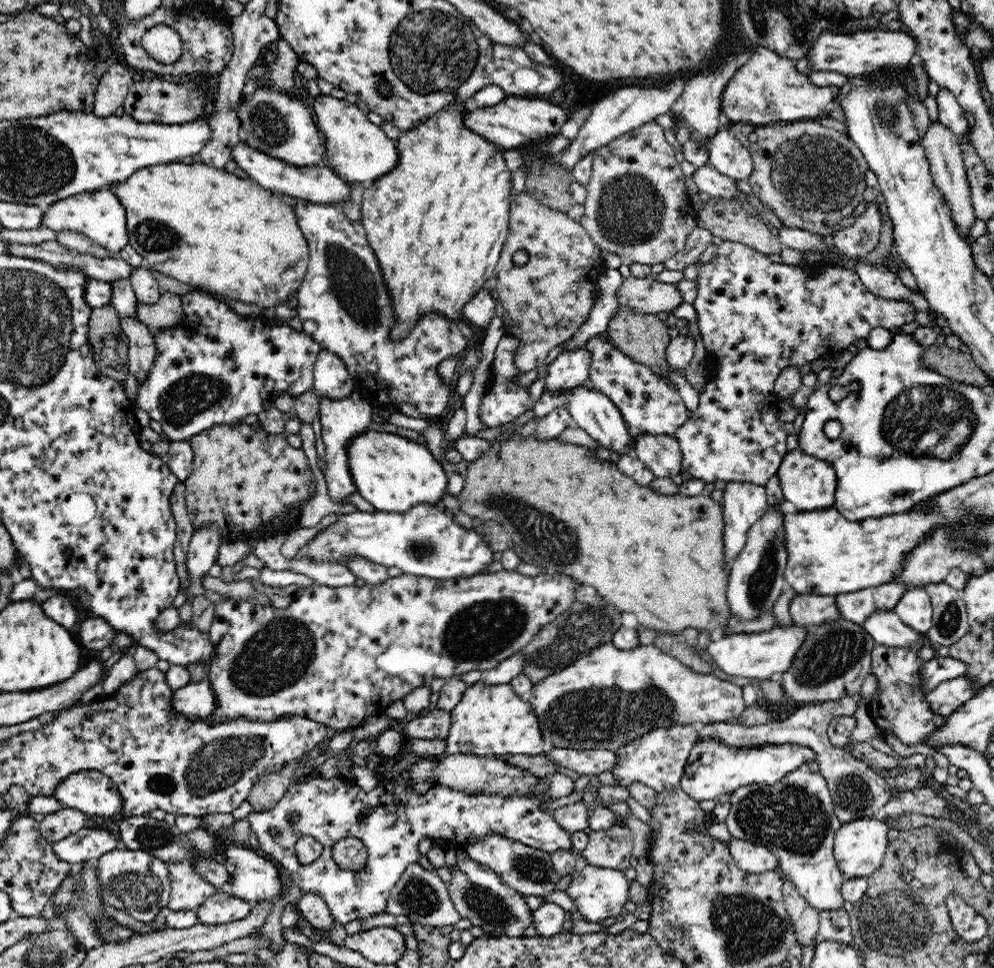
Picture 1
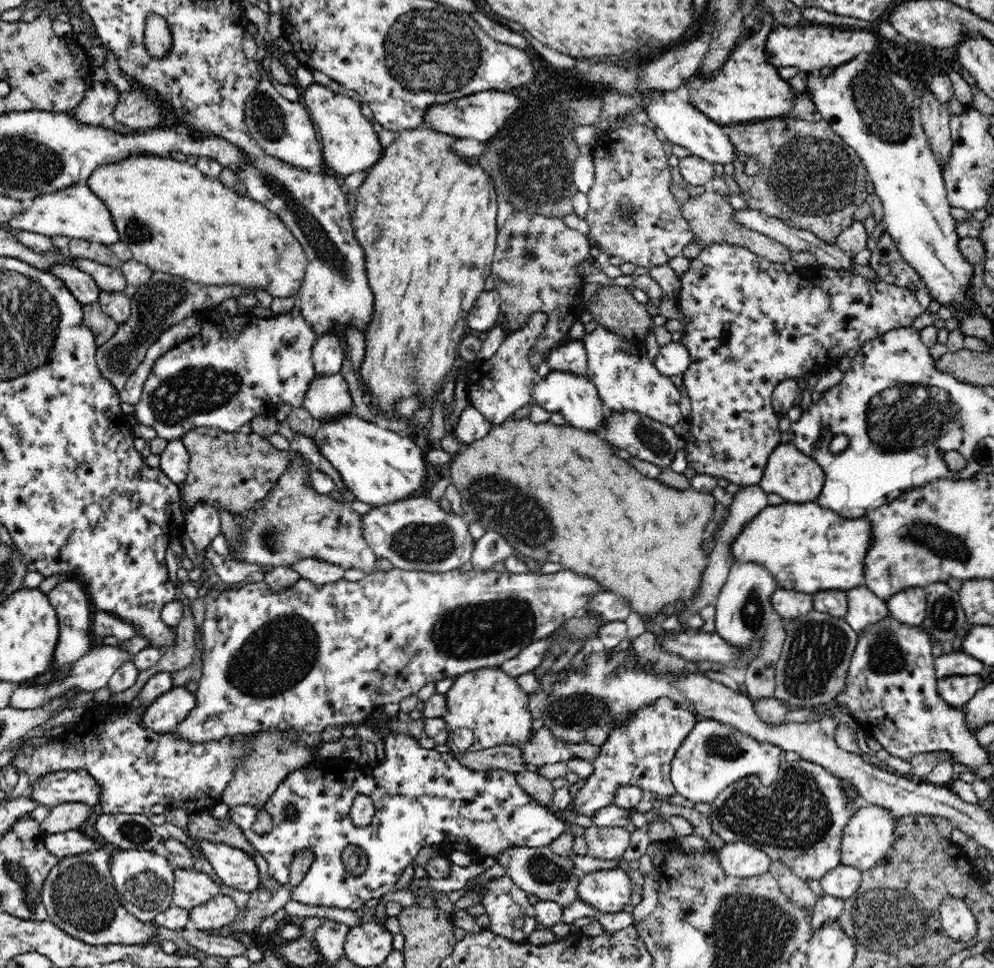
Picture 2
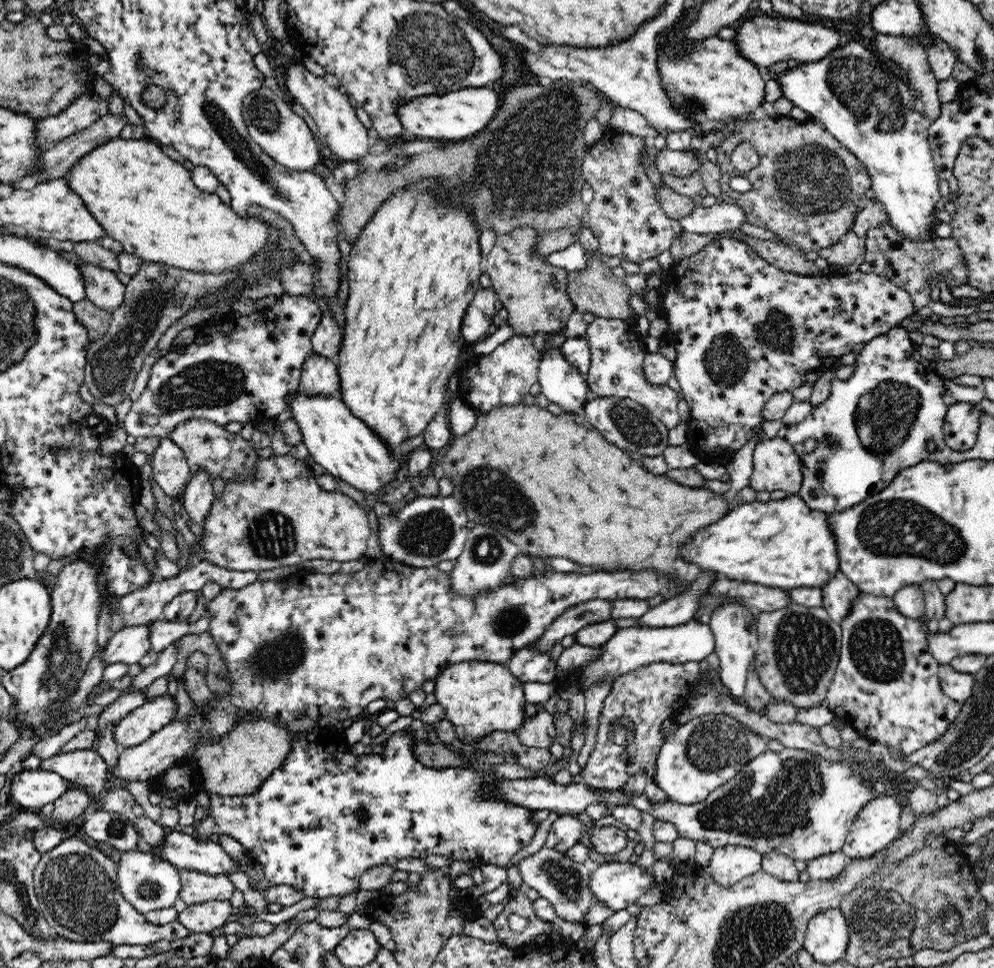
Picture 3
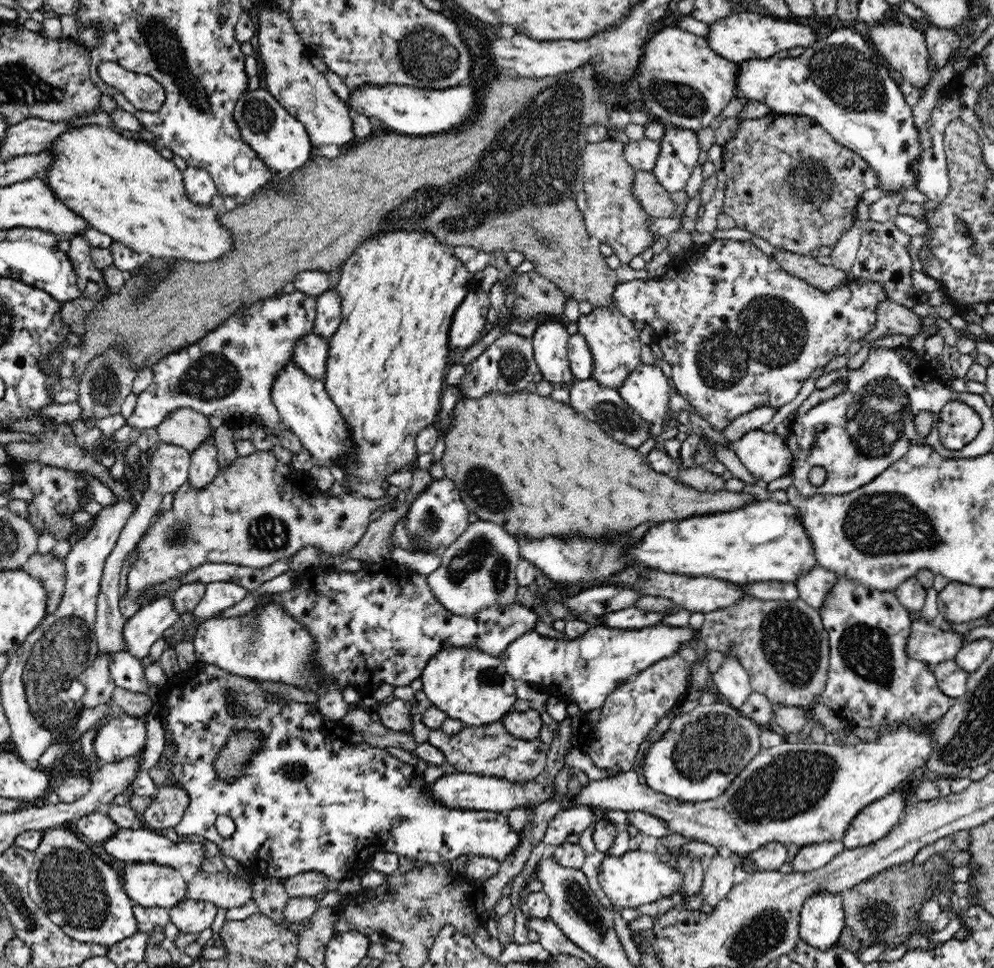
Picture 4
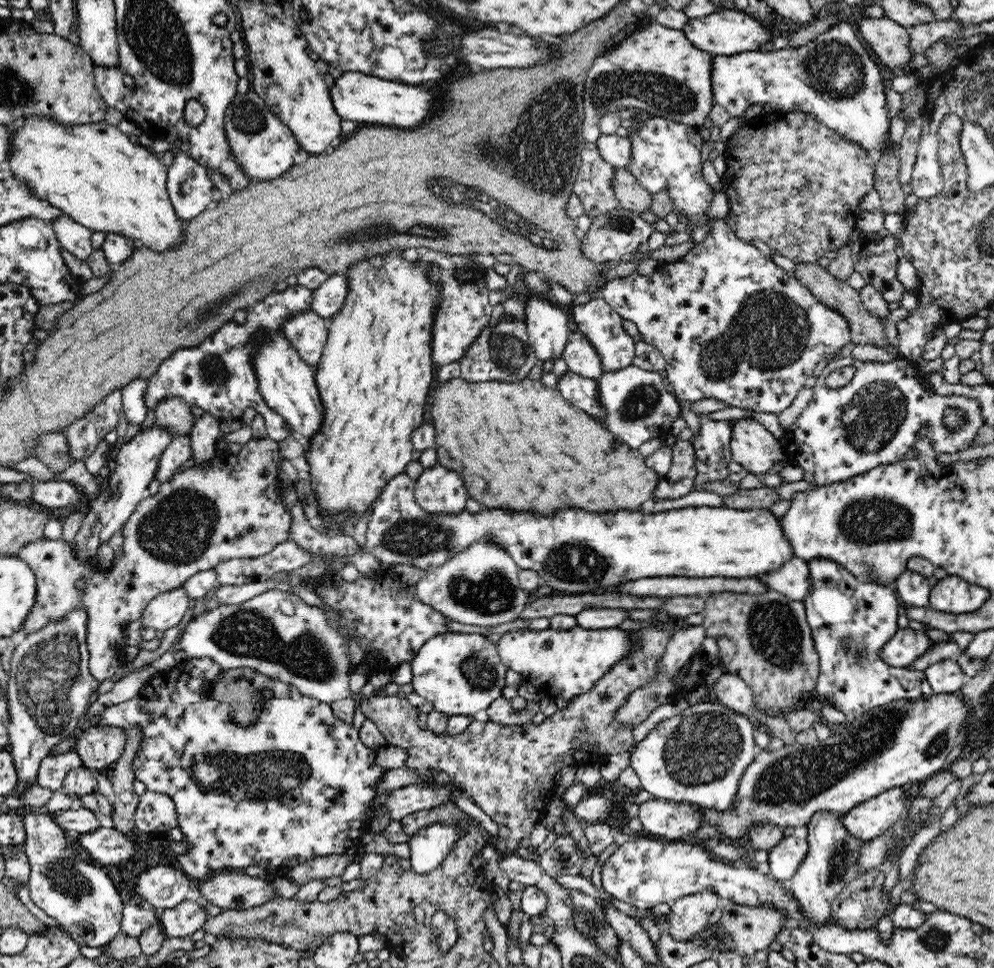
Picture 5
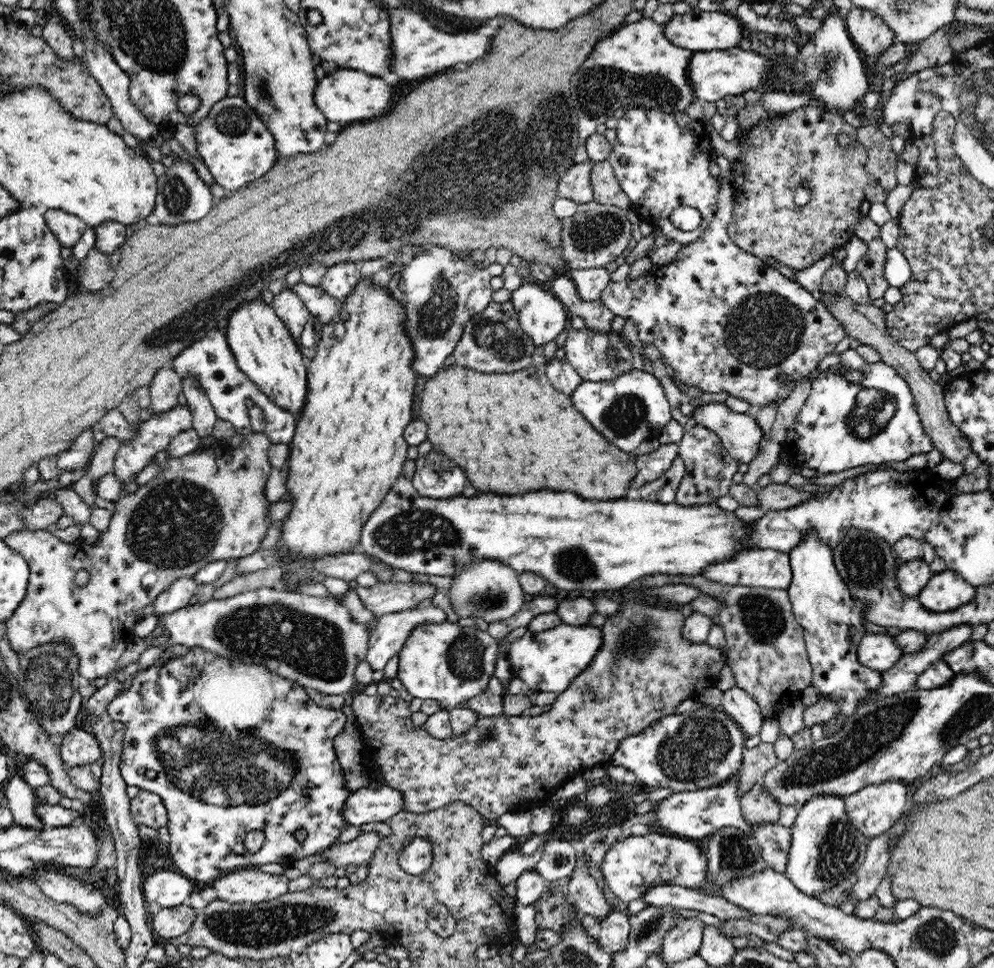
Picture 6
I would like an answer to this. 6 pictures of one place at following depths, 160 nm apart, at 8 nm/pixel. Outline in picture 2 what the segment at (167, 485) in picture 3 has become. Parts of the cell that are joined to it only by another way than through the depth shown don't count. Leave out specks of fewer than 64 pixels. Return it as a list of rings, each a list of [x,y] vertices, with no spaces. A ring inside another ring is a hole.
[[[181,439],[167,442],[160,456],[159,469],[174,483],[180,484],[188,476],[189,454]]]

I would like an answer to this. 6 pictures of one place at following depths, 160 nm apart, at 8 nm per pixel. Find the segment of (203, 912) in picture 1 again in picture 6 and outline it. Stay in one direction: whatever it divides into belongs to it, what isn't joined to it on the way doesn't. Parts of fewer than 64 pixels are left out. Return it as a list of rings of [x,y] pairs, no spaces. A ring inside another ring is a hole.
[[[187,903],[173,908],[162,908],[158,914],[152,916],[149,923],[157,938],[171,939],[187,933],[197,914]]]

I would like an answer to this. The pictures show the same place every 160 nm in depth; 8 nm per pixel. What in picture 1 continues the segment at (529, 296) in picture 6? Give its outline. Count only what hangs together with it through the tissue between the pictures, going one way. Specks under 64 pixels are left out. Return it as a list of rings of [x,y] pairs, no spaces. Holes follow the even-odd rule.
[[[586,385],[575,386],[563,390],[561,393],[548,393],[544,389],[540,399],[535,402],[533,411],[536,417],[542,417],[560,406],[565,406],[571,414],[572,421],[599,442],[603,448],[610,450],[615,457],[634,453],[633,436],[626,429],[626,421],[624,421],[622,413],[603,392],[592,387],[588,388]]]

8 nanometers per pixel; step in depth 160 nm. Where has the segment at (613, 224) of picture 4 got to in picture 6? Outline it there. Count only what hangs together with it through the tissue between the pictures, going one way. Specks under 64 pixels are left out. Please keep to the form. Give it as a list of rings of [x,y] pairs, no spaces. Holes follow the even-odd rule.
[[[587,158],[584,163],[568,168],[568,172],[558,182],[558,197],[568,198],[577,202],[578,205],[595,205],[592,181],[590,181],[594,164],[596,164],[594,161]]]

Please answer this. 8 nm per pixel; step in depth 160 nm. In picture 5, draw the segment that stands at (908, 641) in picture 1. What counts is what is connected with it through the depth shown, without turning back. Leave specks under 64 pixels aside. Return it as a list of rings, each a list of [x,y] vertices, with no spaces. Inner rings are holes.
[[[796,556],[782,564],[779,569],[758,575],[757,579],[770,590],[797,601],[802,601],[811,587],[807,562]]]

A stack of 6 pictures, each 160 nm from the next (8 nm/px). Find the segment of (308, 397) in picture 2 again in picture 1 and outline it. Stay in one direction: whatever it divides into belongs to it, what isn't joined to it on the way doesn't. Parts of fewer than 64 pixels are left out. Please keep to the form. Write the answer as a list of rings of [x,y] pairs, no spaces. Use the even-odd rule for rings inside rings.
[[[357,392],[343,399],[330,399],[319,396],[318,416],[322,423],[321,436],[325,444],[325,481],[331,499],[339,506],[346,503],[344,499],[357,491],[350,474],[347,446],[351,438],[366,432],[372,423],[371,406]]]

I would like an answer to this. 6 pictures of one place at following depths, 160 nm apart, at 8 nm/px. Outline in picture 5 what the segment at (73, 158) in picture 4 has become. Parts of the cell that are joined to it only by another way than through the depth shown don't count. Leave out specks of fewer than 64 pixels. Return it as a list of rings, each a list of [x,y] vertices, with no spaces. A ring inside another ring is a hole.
[[[29,116],[16,122],[18,126],[11,132],[12,147],[10,147],[10,160],[5,167],[12,171],[14,178],[28,185],[28,189],[40,200],[45,200],[51,206],[60,209],[64,215],[71,218],[73,222],[93,230],[93,232],[118,233],[136,242],[137,245],[144,245],[152,250],[162,251],[179,245],[183,241],[184,221],[176,217],[176,211],[172,207],[172,201],[168,194],[168,168],[161,160],[157,160],[148,148],[142,145],[132,144],[128,135],[125,135],[116,126],[108,124],[105,120],[78,126],[60,124],[46,117]]]

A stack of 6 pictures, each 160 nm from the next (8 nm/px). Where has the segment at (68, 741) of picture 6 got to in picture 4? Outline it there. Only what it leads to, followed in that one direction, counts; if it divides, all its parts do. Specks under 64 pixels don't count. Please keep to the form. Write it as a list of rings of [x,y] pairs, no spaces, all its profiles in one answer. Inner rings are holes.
[[[128,714],[102,725],[95,734],[93,742],[94,756],[102,765],[121,762],[139,754],[146,742],[145,718],[136,718]]]

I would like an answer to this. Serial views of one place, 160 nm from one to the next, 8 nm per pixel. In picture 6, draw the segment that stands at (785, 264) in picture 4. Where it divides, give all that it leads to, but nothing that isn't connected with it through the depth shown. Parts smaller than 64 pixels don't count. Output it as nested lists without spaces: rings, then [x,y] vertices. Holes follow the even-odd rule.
[[[844,292],[840,295],[822,295],[819,300],[822,300],[832,315],[844,325],[847,336],[856,338],[860,344],[868,344],[875,348],[880,353],[881,360],[888,366],[895,368],[898,374],[910,385],[923,430],[930,437],[933,448],[939,450],[946,460],[952,460],[956,464],[964,462],[968,458],[968,454],[972,452],[971,446],[969,440],[960,433],[960,429],[956,428],[950,421],[943,397],[943,387],[930,379],[929,372],[922,368],[915,353],[905,349],[895,338],[890,336],[885,321],[887,314],[882,308],[871,303],[858,304]]]

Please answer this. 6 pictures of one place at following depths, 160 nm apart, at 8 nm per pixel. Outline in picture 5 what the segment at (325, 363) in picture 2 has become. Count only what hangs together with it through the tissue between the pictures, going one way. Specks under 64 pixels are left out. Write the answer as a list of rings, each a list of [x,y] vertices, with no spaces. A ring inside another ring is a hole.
[[[332,274],[322,286],[313,291],[311,309],[328,323],[342,308],[347,294],[346,274]]]

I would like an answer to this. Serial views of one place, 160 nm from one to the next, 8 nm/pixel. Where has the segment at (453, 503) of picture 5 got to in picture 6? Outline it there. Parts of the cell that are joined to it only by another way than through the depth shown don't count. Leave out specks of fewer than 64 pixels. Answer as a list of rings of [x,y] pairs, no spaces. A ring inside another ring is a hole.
[[[434,450],[418,455],[415,471],[410,478],[420,495],[428,498],[445,499],[462,494],[466,476],[448,456]]]

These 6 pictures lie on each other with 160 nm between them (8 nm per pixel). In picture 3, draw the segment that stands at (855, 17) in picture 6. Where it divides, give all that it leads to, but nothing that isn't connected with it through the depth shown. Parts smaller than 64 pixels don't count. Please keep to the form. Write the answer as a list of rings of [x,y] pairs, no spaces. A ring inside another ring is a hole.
[[[878,33],[876,48],[885,58],[900,64],[908,76],[908,86],[915,90],[915,96],[923,102],[923,118],[932,122],[941,111],[938,99],[938,79],[930,68],[926,45],[920,38],[904,35]]]

